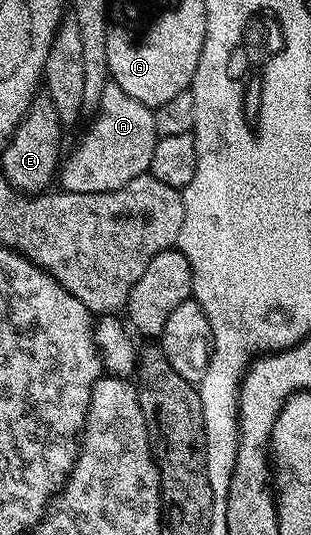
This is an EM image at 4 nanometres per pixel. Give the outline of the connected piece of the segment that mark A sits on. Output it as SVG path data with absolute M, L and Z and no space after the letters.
M108 82L101 93L98 111L94 112L91 128L83 135L79 148L62 160L57 179L62 190L73 193L109 193L129 185L133 177L150 172L155 148L155 113L141 101L129 97L125 89Z

